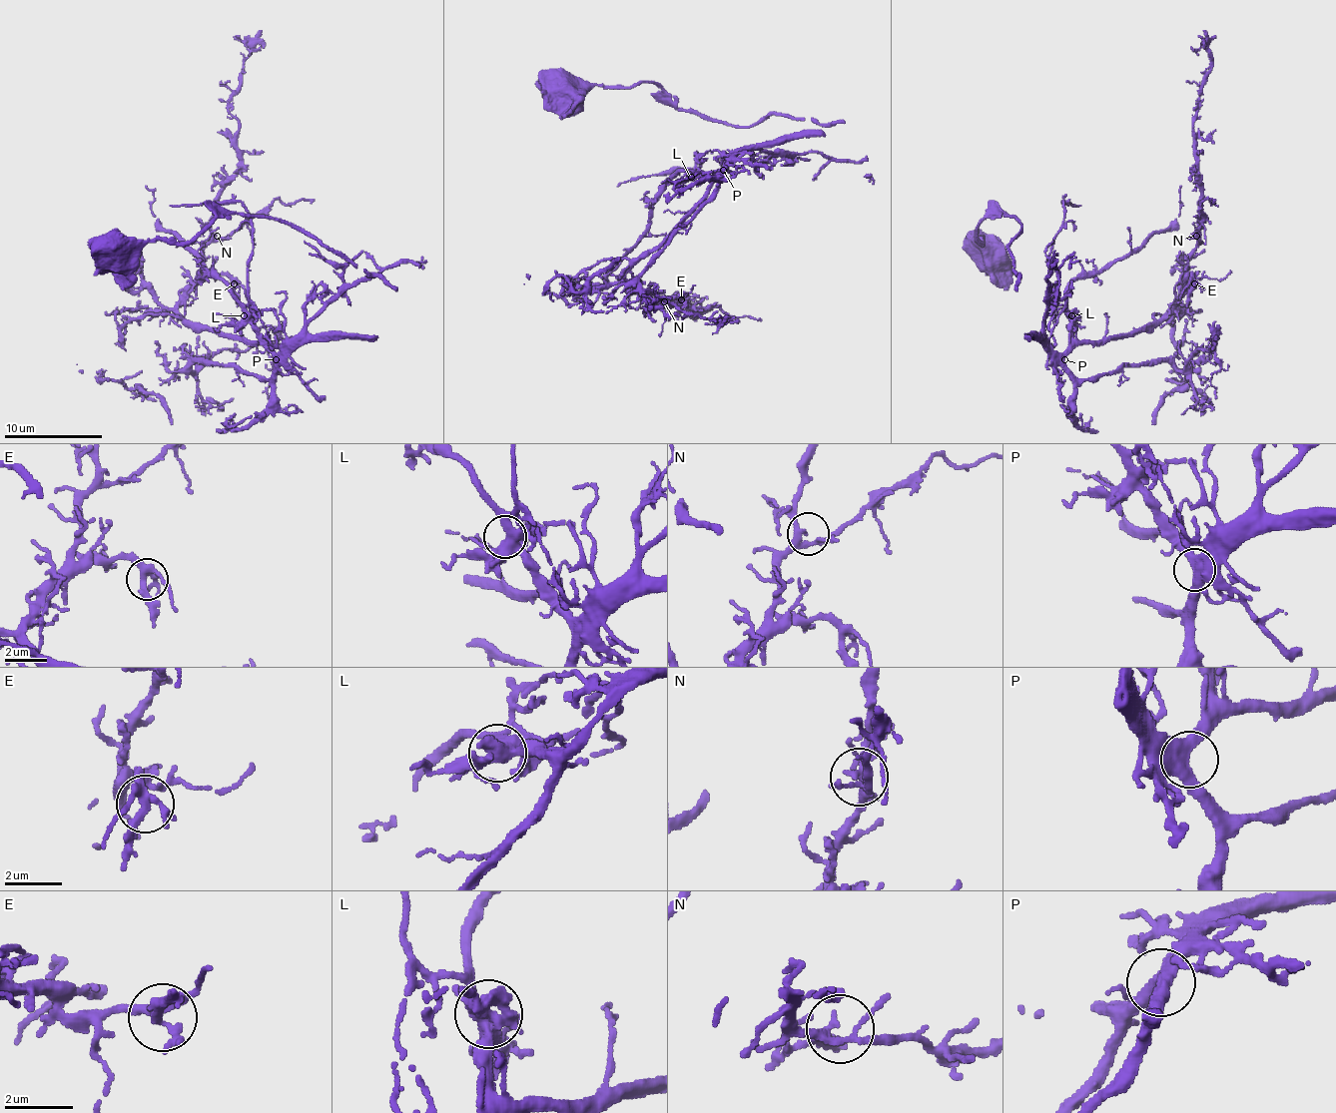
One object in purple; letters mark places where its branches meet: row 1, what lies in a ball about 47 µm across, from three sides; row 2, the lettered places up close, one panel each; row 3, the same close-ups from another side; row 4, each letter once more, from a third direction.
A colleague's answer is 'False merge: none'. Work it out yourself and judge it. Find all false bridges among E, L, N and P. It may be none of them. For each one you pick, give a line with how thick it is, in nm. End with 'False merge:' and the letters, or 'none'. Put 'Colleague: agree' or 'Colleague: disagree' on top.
Colleague: agree
False merge: none

